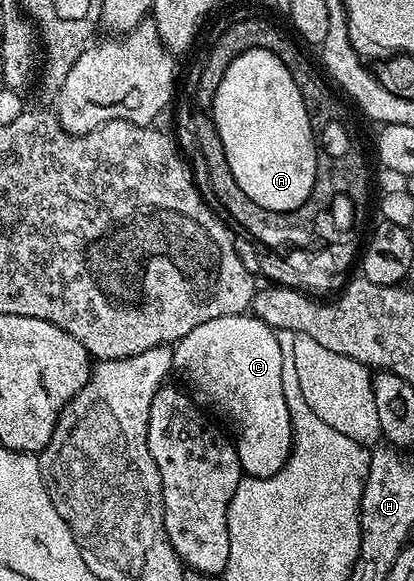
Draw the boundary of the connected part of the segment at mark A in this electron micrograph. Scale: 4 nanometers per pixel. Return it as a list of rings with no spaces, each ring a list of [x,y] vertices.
[[[254,47],[237,55],[225,69],[221,84],[217,84],[209,113],[215,119],[215,127],[221,136],[225,160],[229,160],[229,172],[233,172],[233,180],[241,184],[241,192],[245,192],[253,204],[275,212],[298,211],[299,206],[308,205],[315,187],[320,151],[315,145],[315,134],[311,130],[310,117],[306,114],[305,100],[301,98],[289,70],[273,51]]]

